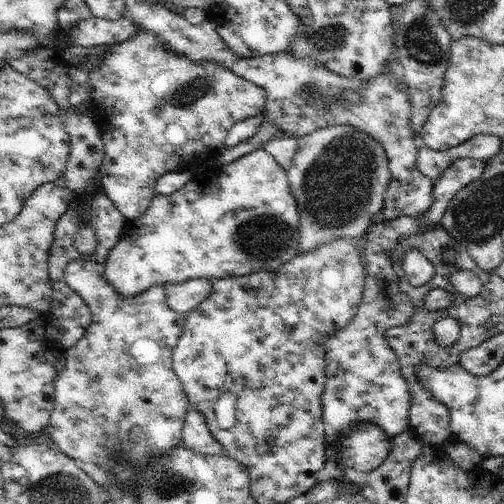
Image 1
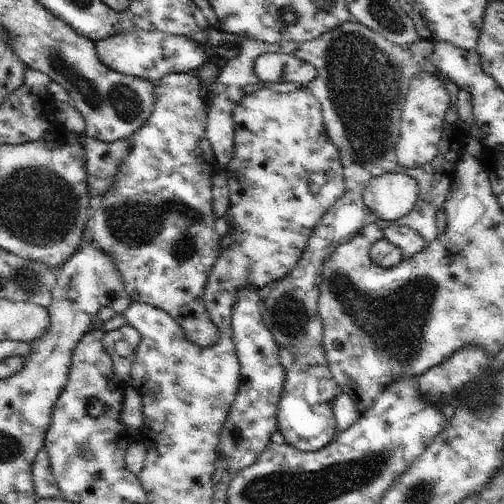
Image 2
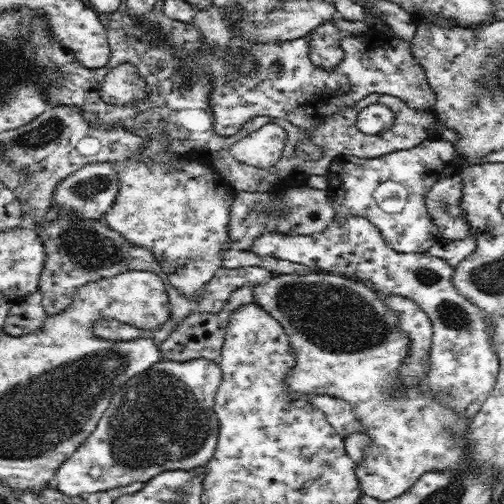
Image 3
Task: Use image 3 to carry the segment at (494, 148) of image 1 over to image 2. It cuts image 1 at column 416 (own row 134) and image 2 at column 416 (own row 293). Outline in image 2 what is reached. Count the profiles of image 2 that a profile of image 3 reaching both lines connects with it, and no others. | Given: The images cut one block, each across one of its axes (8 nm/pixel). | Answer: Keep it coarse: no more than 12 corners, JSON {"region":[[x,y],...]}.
{"region":[[385,172],[367,180],[363,204],[395,222],[417,204],[419,184]]}

